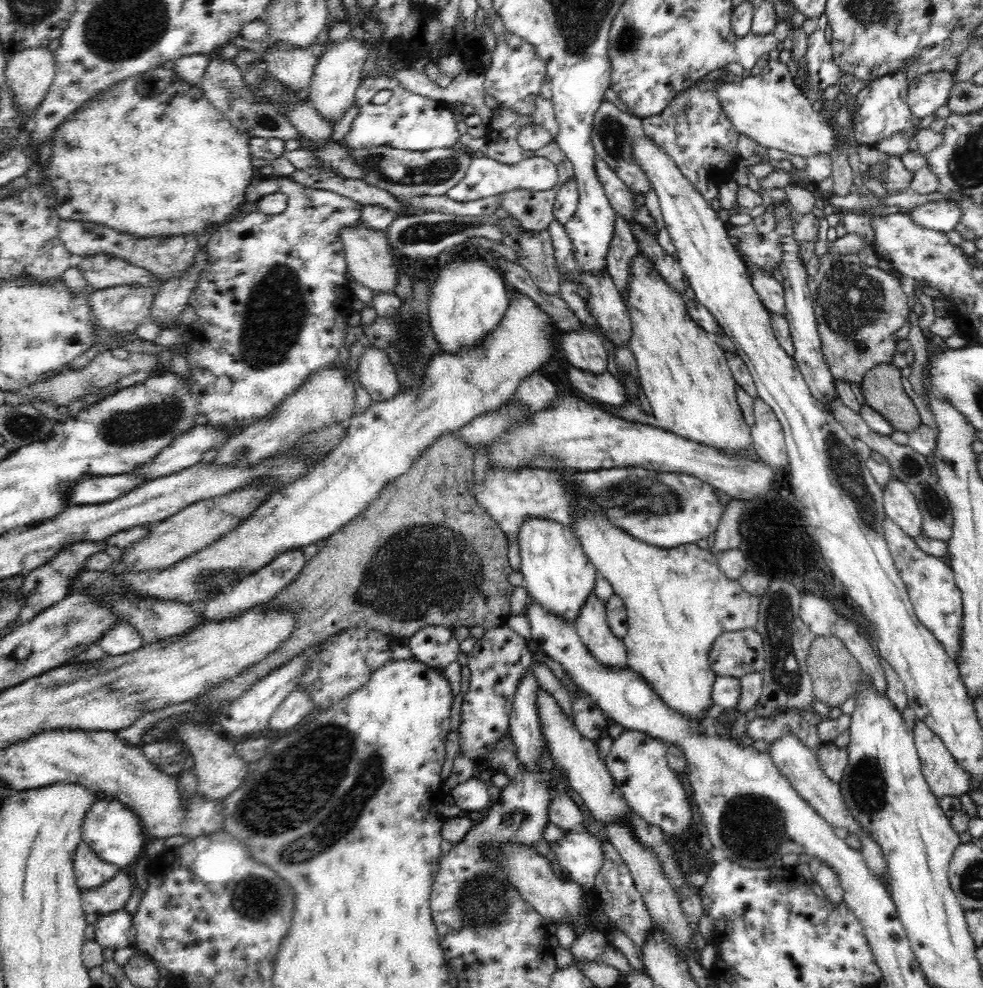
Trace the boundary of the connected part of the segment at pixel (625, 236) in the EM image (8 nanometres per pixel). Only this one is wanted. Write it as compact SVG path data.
M621 214L615 215L610 248L605 258L605 267L612 275L619 291L623 291L627 285L627 268L630 260L639 253L639 244L626 219Z

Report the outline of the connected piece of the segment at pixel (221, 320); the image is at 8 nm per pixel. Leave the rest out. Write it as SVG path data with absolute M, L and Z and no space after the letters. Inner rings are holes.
M270 177L262 181L258 186L248 185L244 193L244 204L240 210L231 218L228 219L226 224L222 224L220 228L211 236L206 244L208 251L208 265L206 270L202 272L200 280L194 292L188 298L188 303L194 308L196 313L196 326L190 327L194 336L185 344L186 360L189 368L189 376L191 379L192 391L198 397L198 411L200 414L206 414L209 418L210 425L216 427L240 427L240 429L248 426L252 421L266 416L273 411L273 408L282 400L286 395L297 389L301 385L306 376L313 373L313 370L322 369L329 365L332 361L336 360L340 348L342 348L344 335L348 330L346 325L346 318L344 314L338 312L338 297L344 299L352 297L352 290L348 288L346 280L347 264L345 261L344 247L342 247L341 239L338 238L338 231L342 225L353 225L361 218L361 205L351 198L330 192L329 190L314 190L310 187L300 186L287 177ZM282 193L286 197L286 206L276 214L266 214L254 207L254 204L268 196L268 194ZM216 376L230 376L232 380L232 390L228 394L222 394L214 389L212 384Z

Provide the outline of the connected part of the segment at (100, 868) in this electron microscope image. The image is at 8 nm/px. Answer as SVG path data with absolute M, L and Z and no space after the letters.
M84 841L78 844L74 856L74 874L81 889L93 889L108 882L119 868L103 861Z

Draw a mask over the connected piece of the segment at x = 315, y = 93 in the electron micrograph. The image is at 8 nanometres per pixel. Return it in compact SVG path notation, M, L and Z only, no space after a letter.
M352 36L347 42L332 46L320 56L314 68L314 76L307 91L307 98L314 111L328 124L338 123L351 110L355 100L355 90L362 80L360 68L367 56L368 51L364 47L364 42L355 42Z

